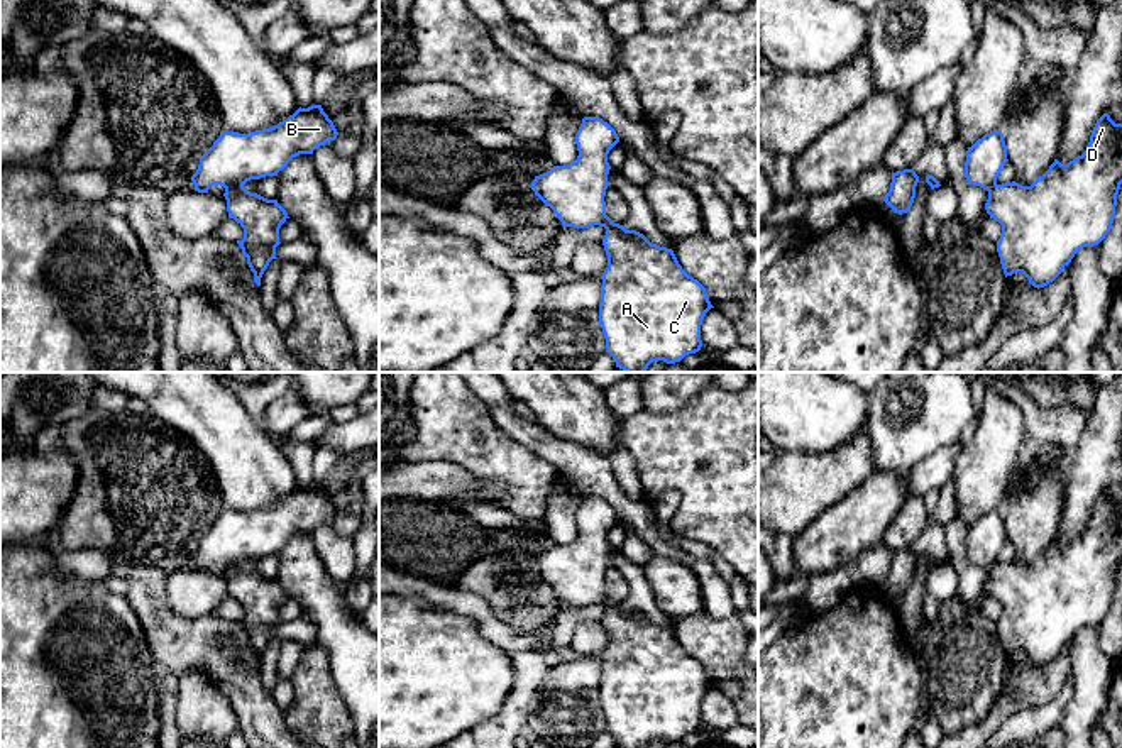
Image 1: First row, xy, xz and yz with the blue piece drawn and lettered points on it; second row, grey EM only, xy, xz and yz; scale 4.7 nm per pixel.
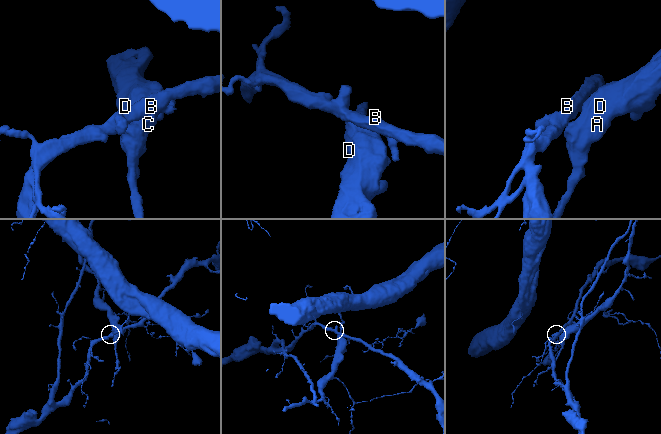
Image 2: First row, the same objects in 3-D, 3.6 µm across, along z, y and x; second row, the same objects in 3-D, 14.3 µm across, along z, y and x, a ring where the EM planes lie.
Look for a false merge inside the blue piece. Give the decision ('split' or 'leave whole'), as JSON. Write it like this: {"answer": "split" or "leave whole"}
{"answer": "split"}

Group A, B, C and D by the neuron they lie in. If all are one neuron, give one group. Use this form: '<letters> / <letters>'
A C D / B

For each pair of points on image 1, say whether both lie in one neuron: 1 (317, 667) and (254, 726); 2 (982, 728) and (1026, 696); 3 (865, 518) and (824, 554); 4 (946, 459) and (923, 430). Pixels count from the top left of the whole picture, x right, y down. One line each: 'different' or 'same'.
1: different
2: same
3: same
4: different

